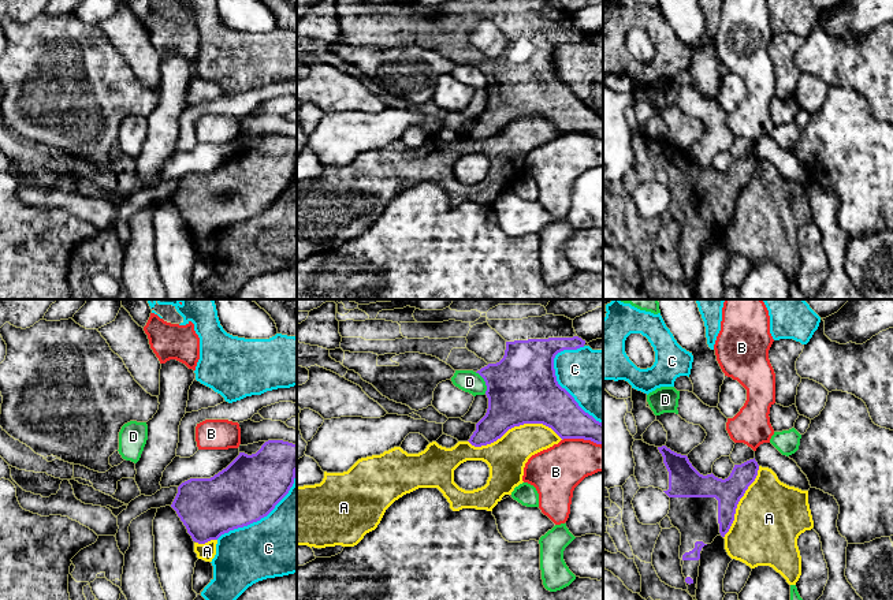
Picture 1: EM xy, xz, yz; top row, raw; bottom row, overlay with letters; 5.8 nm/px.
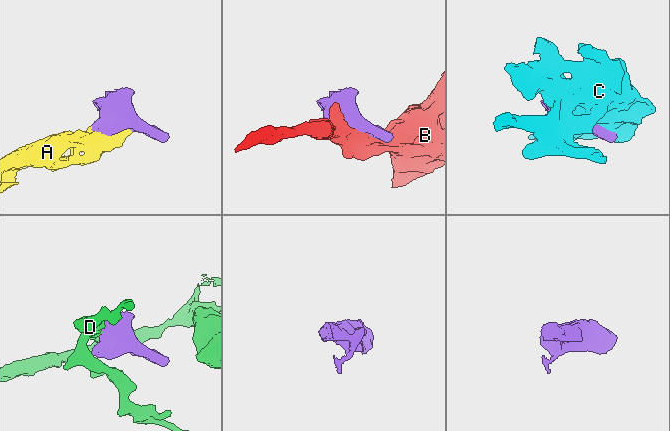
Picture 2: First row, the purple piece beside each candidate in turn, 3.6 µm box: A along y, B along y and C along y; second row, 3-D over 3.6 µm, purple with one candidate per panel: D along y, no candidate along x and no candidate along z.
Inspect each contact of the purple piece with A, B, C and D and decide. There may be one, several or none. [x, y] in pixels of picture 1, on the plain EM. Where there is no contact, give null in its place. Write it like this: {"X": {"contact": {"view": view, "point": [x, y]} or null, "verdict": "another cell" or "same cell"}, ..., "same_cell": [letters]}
{"A": {"contact": {"view": "xz", "point": [514, 119]}, "verdict": "another cell"}, "B": {"contact": {"view": "xz", "point": [583, 131]}, "verdict": "another cell"}, "C": {"contact": {"view": "xz", "point": [565, 84]}, "verdict": "another cell"}, "D": {"contact": {"view": "xz", "point": [484, 74]}, "verdict": "another cell"}, "same_cell": []}

